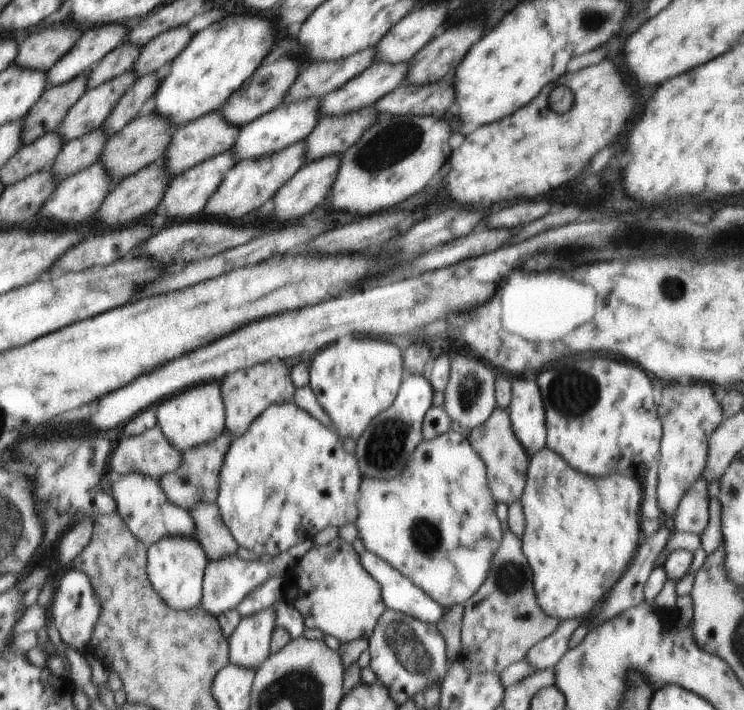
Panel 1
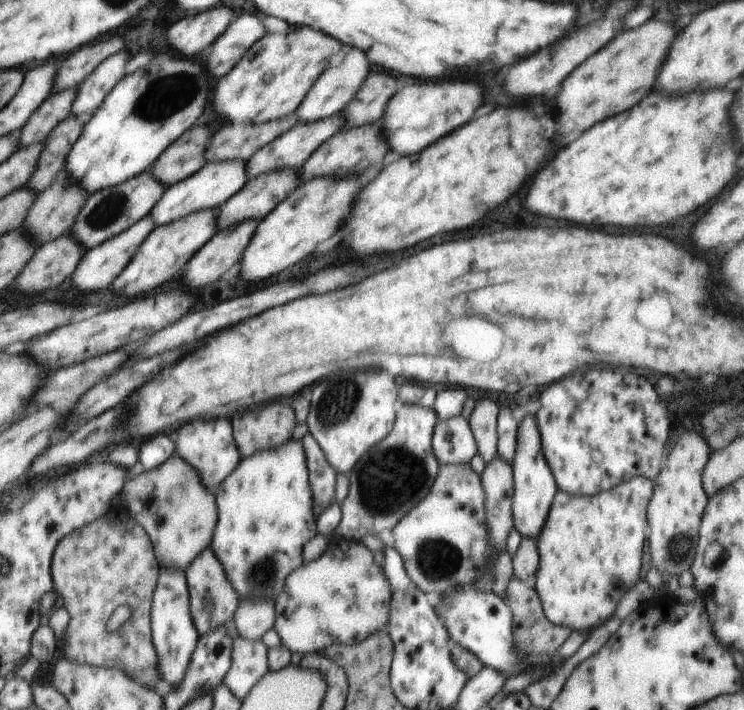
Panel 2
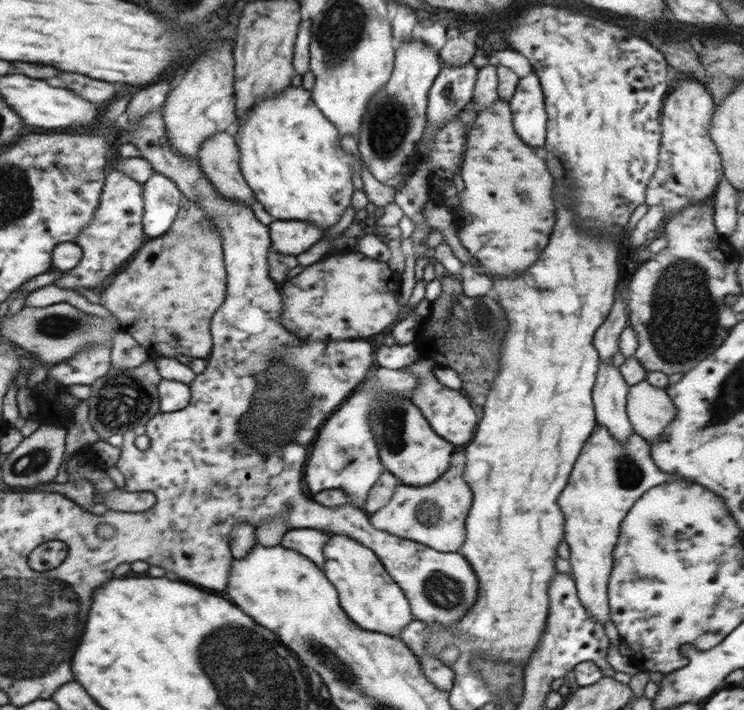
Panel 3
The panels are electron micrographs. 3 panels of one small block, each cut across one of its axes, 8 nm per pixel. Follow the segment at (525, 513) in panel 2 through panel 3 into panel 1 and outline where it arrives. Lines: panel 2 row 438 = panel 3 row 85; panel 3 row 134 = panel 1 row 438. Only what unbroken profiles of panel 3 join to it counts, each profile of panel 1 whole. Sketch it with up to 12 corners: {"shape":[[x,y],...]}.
{"shape":[[536,380],[511,381],[512,428],[532,456],[547,446]]}

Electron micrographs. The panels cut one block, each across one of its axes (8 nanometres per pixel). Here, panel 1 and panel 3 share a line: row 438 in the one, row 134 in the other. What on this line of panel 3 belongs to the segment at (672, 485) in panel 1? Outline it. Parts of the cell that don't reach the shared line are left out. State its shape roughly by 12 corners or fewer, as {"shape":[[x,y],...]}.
{"shape":[[677,81],[661,110],[645,192],[666,218],[712,201],[725,177],[705,81]]}

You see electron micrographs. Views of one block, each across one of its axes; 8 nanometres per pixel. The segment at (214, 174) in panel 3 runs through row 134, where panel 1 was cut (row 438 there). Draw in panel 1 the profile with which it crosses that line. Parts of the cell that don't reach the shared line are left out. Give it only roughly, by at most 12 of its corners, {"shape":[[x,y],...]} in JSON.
{"shape":[[228,430],[183,452],[159,479],[170,502],[216,503]]}

